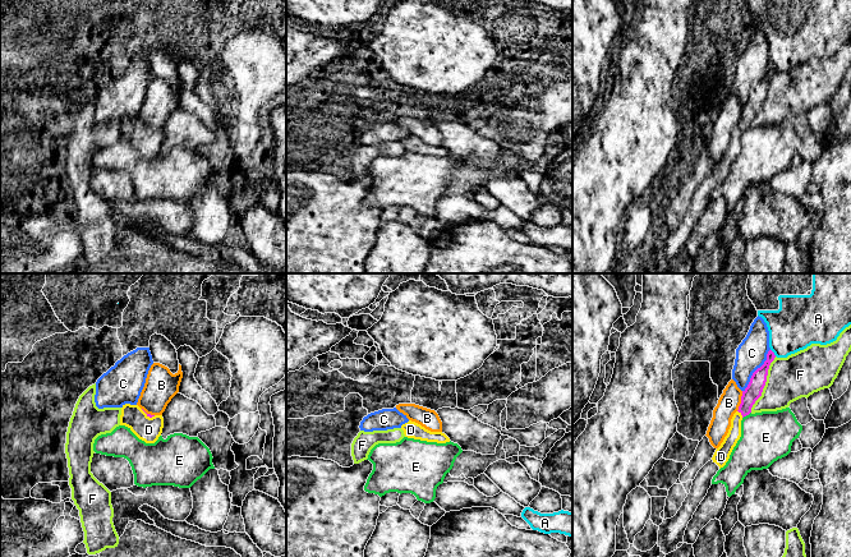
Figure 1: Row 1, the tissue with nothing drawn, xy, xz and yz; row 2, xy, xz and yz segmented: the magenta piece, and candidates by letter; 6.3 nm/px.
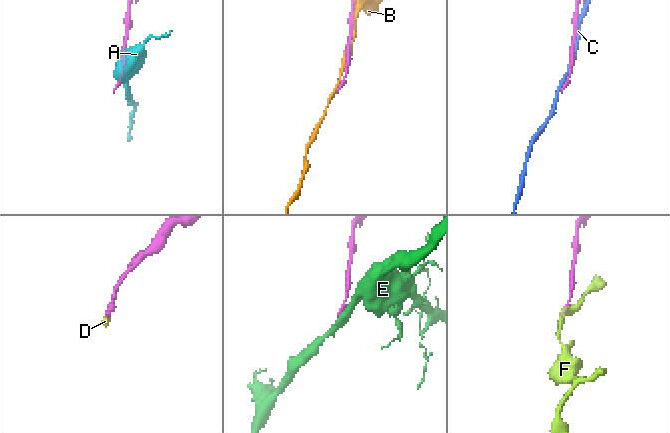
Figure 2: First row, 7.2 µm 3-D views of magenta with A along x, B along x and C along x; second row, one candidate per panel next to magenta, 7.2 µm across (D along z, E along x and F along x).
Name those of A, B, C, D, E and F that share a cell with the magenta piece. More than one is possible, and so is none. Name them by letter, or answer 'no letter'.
D

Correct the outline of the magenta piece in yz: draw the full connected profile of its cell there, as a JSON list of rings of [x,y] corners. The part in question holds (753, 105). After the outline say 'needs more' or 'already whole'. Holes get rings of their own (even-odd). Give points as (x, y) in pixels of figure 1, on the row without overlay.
[[[769,64],[764,78],[753,87],[748,101],[742,105],[741,118],[731,133],[731,141],[723,156],[716,164],[712,174],[698,185],[693,194],[690,207],[682,216],[677,227],[671,233],[663,234],[659,239],[658,261],[664,268],[676,264],[677,258],[684,257],[684,249],[689,235],[693,233],[698,220],[707,210],[713,190],[726,179],[733,161],[741,151],[742,132],[751,126],[753,119],[762,110],[767,96],[768,83],[774,72],[774,66]]] | needs more

